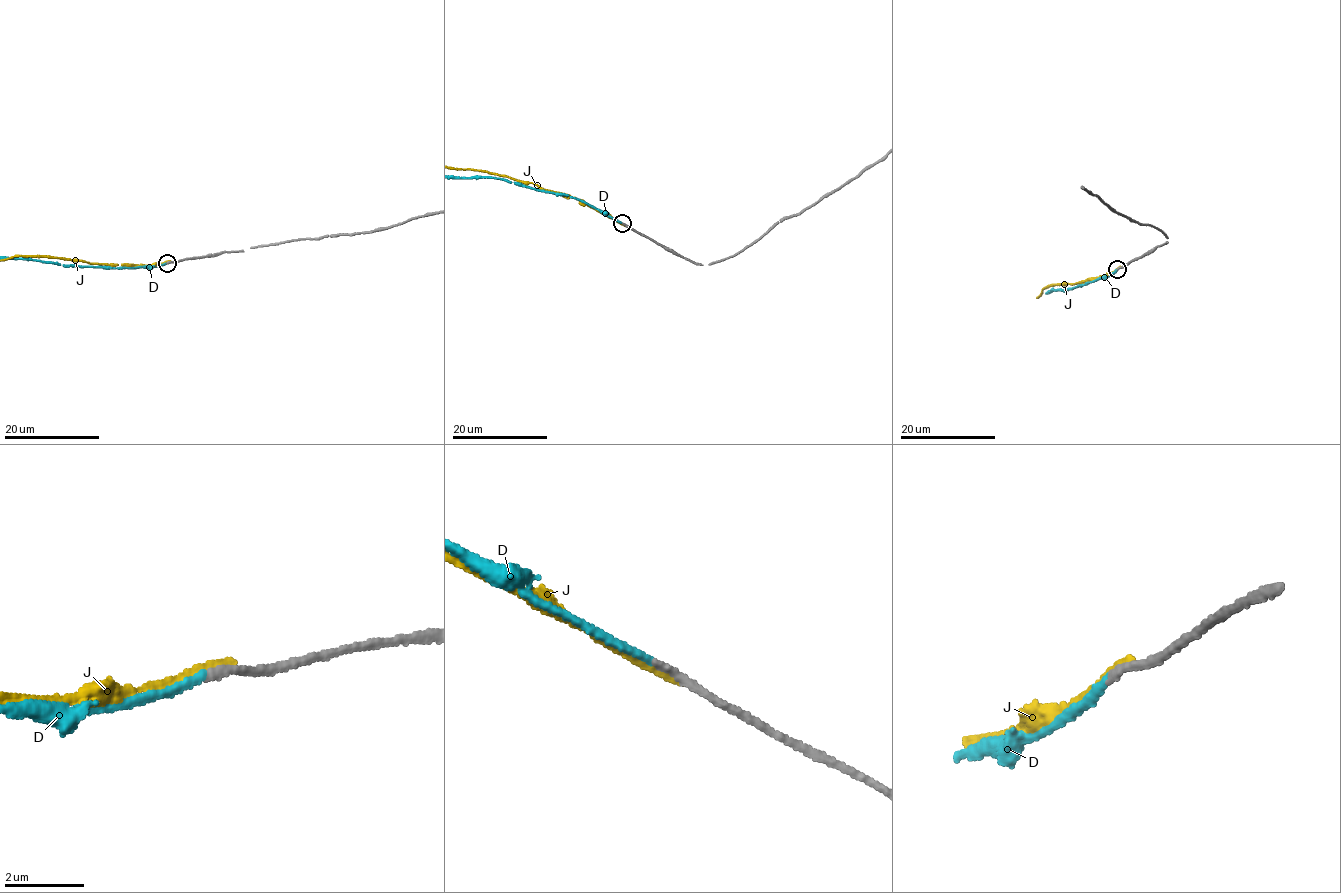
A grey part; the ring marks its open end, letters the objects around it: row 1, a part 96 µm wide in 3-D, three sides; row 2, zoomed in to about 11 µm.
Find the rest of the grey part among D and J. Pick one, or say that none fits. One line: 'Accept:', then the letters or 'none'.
Accept: D

